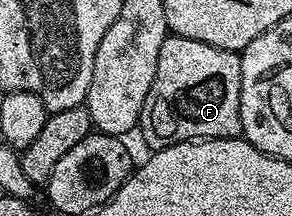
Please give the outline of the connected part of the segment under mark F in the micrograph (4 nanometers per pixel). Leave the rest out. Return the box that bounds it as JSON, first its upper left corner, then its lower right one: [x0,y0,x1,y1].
[138,36,240,151]

